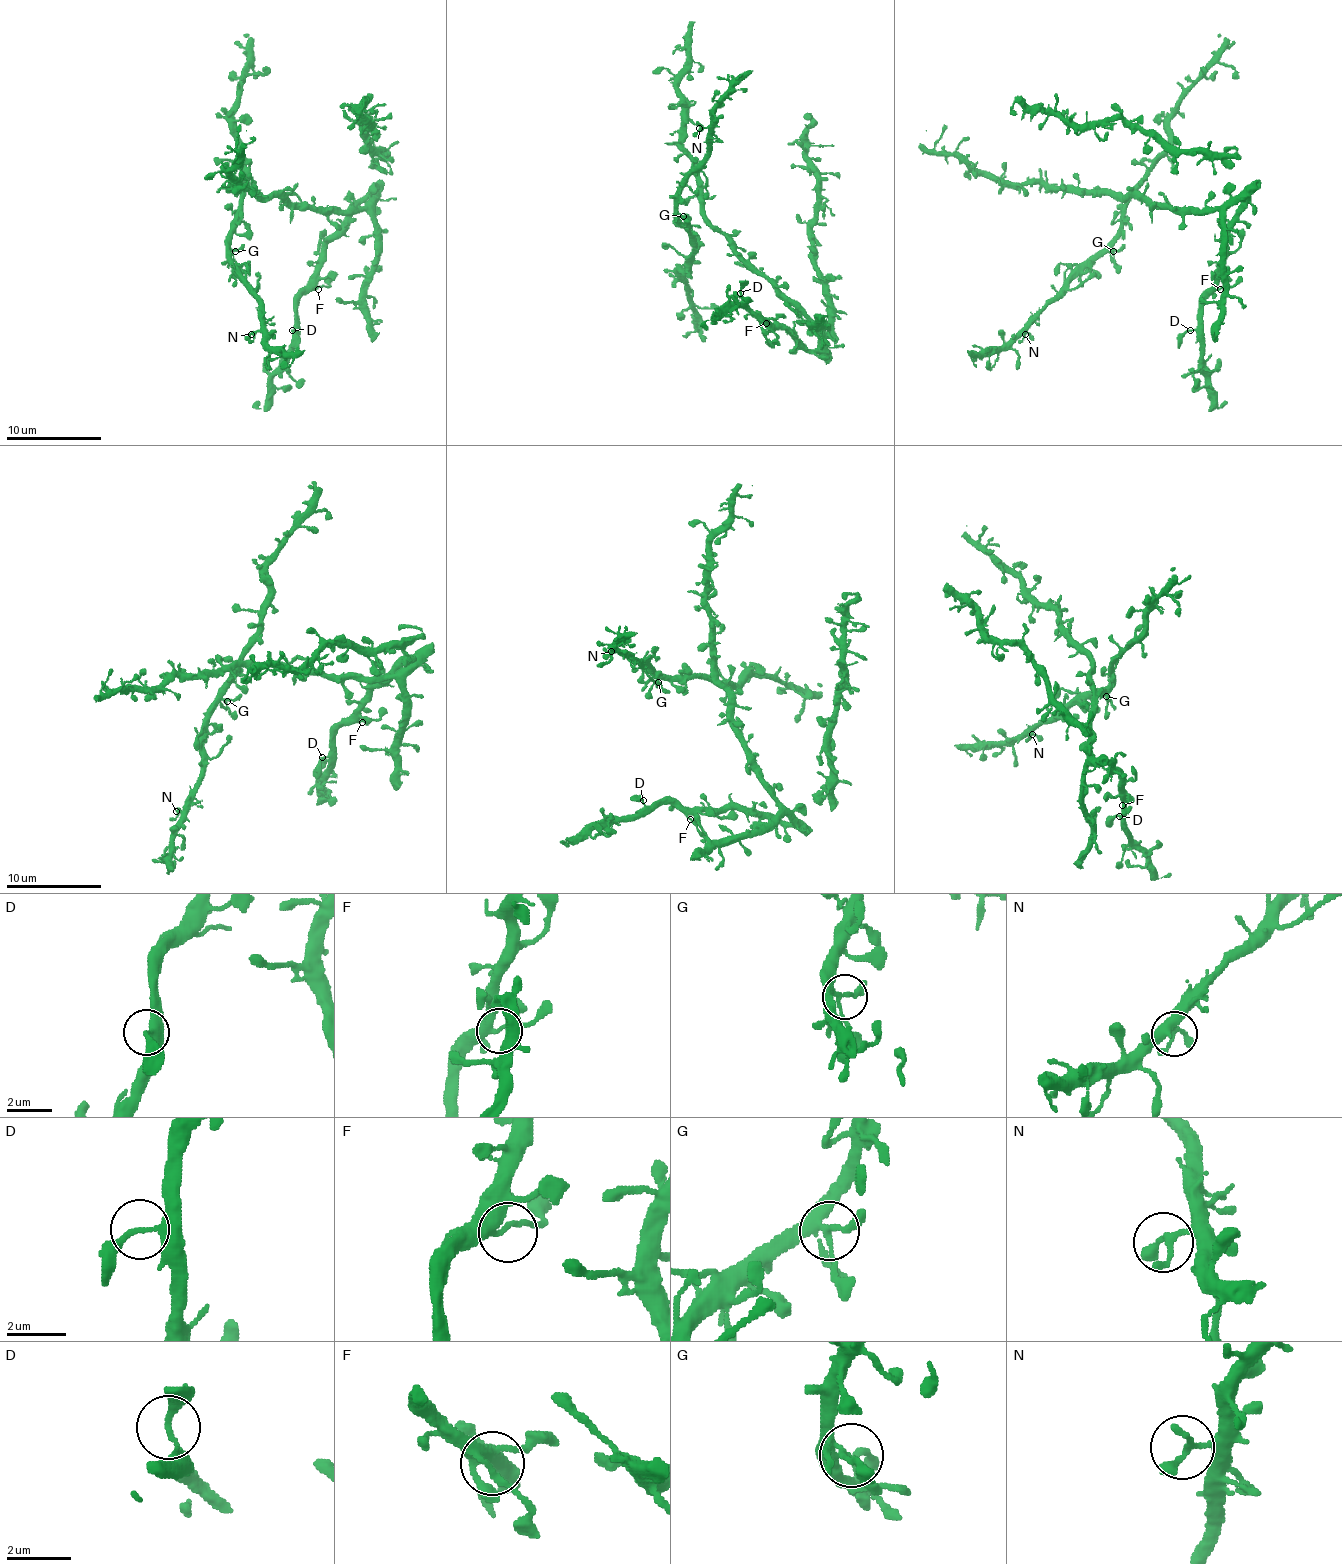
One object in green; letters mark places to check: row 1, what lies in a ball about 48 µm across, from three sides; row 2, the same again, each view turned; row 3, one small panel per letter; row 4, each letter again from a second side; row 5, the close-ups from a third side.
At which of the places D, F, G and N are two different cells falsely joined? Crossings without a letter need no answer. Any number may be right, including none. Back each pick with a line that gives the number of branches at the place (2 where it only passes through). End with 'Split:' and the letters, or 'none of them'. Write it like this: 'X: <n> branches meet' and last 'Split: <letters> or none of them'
Split: none of them

